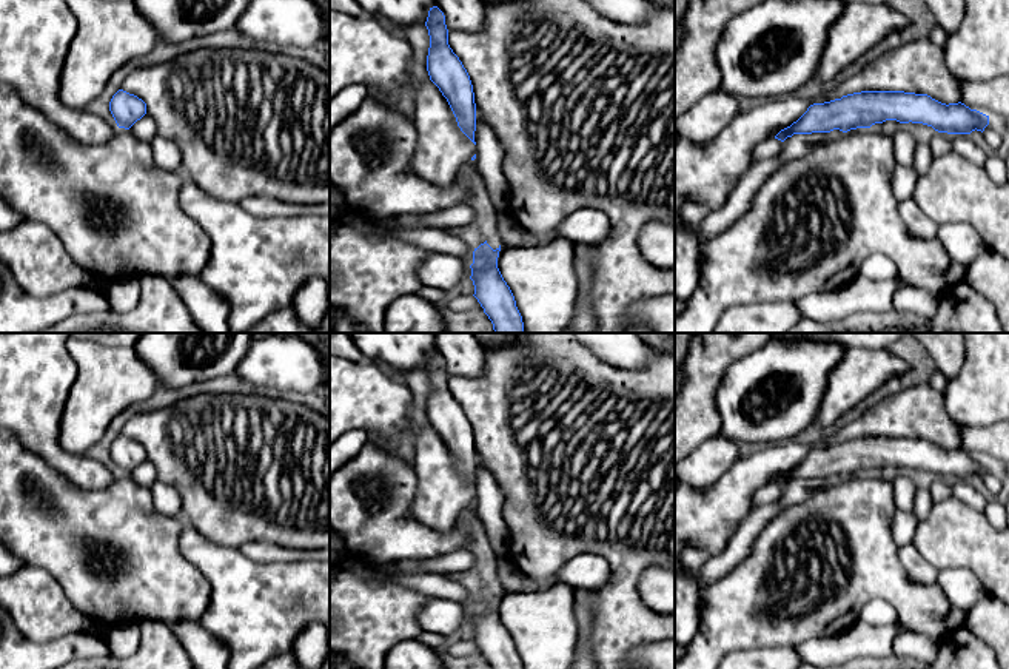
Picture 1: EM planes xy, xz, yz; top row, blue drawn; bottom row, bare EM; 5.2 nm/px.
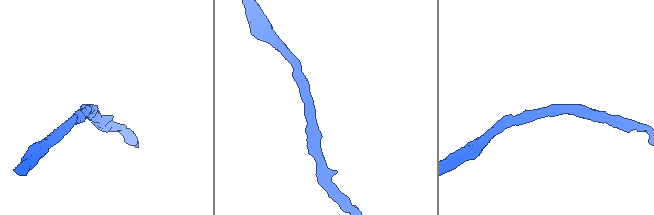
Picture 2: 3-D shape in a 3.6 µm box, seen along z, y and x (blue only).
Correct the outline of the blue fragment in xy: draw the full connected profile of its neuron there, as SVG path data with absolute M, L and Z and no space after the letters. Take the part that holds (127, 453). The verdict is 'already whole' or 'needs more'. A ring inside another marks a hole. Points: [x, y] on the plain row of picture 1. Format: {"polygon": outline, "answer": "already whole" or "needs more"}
{"polygon": "M119 435L109 447L109 456L119 473L129 475L146 459L146 449L137 441Z", "answer": "already whole"}

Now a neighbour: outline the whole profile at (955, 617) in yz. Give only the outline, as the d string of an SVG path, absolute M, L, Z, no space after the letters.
M950 606L946 615L946 623L943 626L943 635L950 634L952 630L967 624L967 617L969 615L961 609Z

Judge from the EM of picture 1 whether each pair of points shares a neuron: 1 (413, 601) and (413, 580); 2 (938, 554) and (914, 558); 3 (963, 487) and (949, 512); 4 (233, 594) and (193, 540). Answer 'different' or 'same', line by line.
1: different
2: different
3: different
4: same

